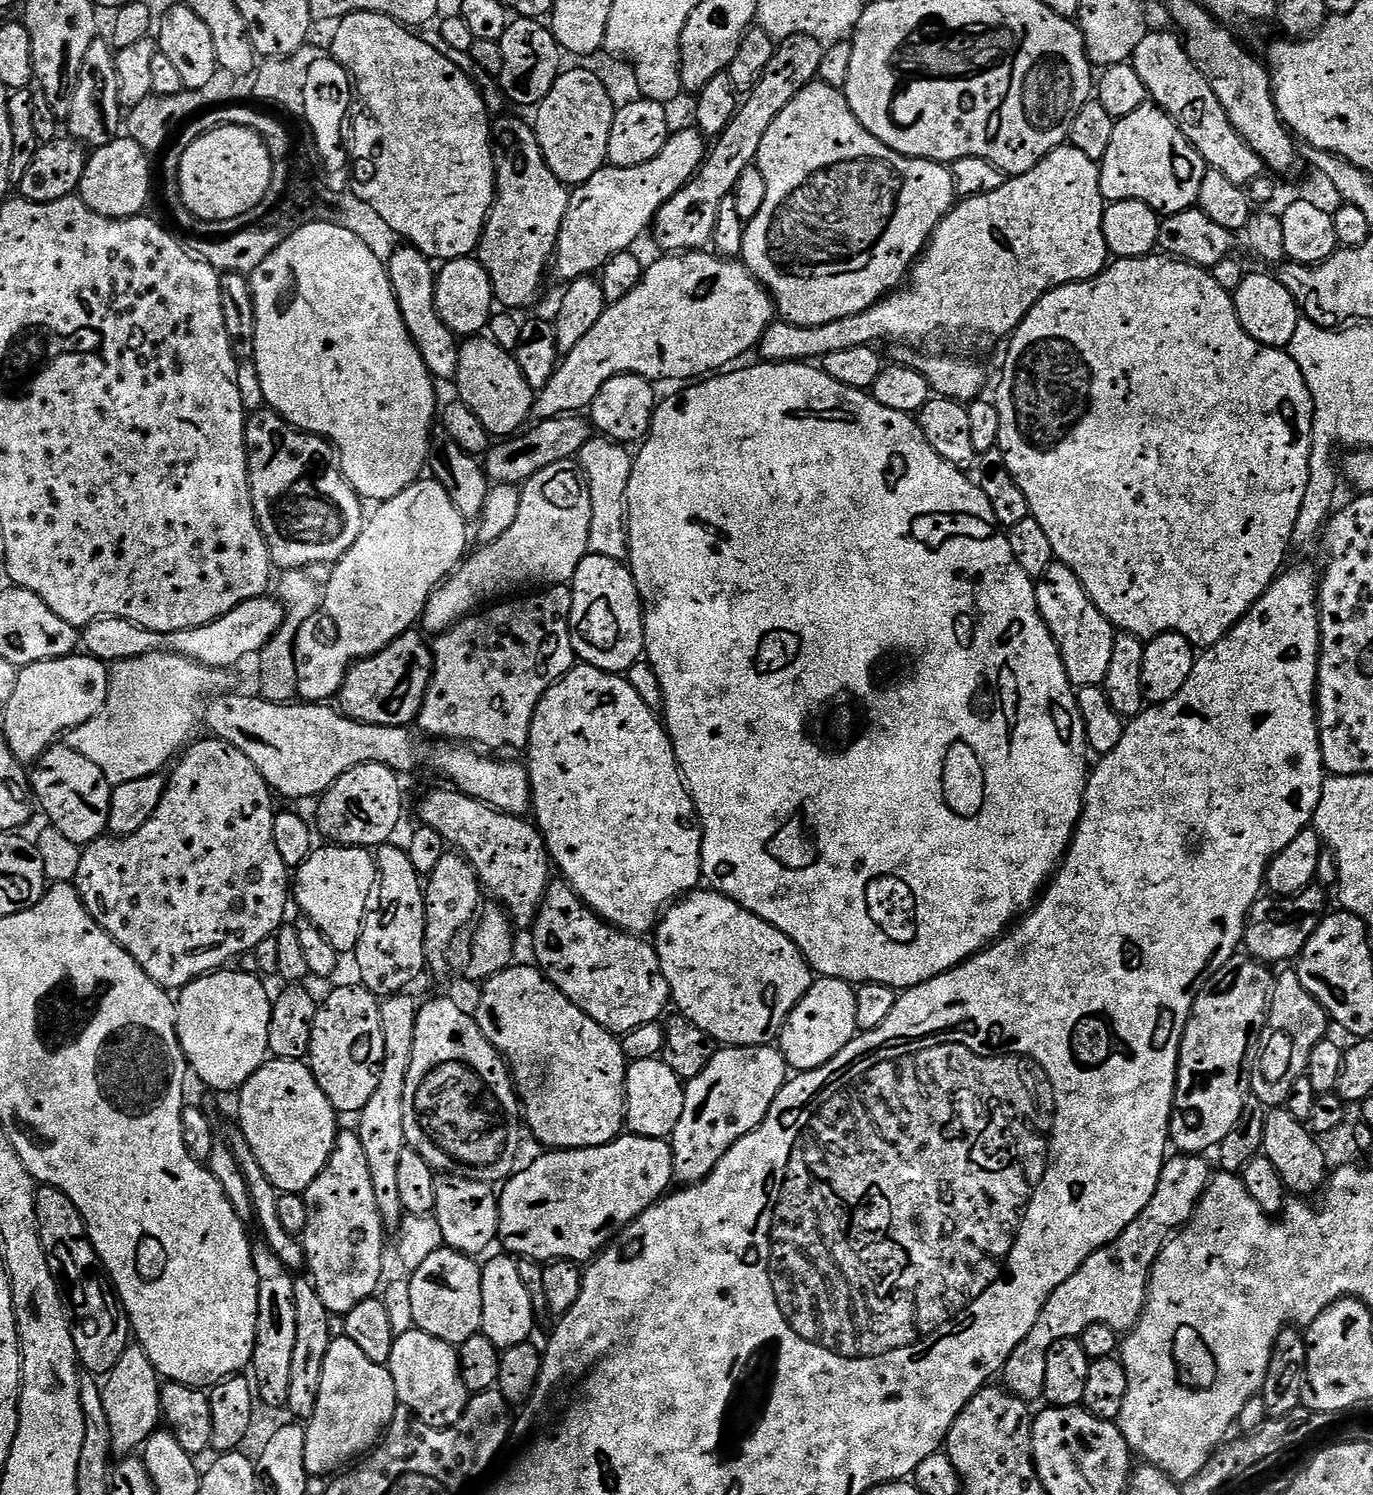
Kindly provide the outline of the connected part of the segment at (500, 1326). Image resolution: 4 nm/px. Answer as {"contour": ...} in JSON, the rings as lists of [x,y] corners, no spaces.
{"contour":[[[499,1254],[481,1267],[482,1274],[482,1326],[480,1332],[498,1349],[529,1343],[532,1327],[536,1324],[538,1309],[532,1304],[530,1290],[522,1282],[520,1265],[511,1255]]]}

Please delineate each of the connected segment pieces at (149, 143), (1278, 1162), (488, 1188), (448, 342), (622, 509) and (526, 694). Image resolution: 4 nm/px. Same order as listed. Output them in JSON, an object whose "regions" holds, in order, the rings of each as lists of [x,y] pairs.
{"regions":[[[[219,69],[214,74],[214,78],[210,78],[210,82],[206,82],[206,86],[201,88],[189,88],[169,96],[150,95],[142,98],[142,102],[135,104],[127,113],[127,139],[138,142],[138,146],[142,146],[142,150],[146,153],[159,153],[173,133],[189,118],[195,117],[213,106],[228,106],[236,101],[247,101],[244,99],[249,99],[252,96],[252,81],[251,75],[235,76],[226,69]]],[[[1287,1107],[1273,1108],[1264,1117],[1264,1147],[1262,1154],[1274,1162],[1278,1174],[1282,1174],[1282,1182],[1289,1193],[1300,1198],[1312,1198],[1312,1196],[1325,1187],[1330,1175],[1328,1168],[1328,1156],[1311,1128],[1305,1121],[1294,1118],[1294,1114],[1288,1112]]],[[[440,1174],[436,1178],[436,1211],[434,1217],[438,1222],[438,1226],[442,1228],[442,1238],[444,1239],[445,1245],[447,1247],[453,1248],[455,1252],[464,1252],[467,1256],[473,1258],[479,1257],[479,1252],[484,1252],[493,1243],[497,1243],[498,1237],[500,1235],[500,1197],[498,1195],[497,1189],[491,1184],[484,1184],[481,1180],[471,1180],[465,1176],[453,1176],[451,1174]]],[[[403,247],[398,249],[392,257],[387,257],[386,267],[392,289],[396,292],[400,313],[406,322],[406,330],[412,335],[416,349],[422,354],[422,362],[426,362],[428,371],[433,377],[440,382],[455,381],[461,341],[455,332],[445,326],[436,309],[437,269],[433,261],[421,254],[417,248]]],[[[599,434],[593,435],[586,446],[582,446],[578,461],[588,479],[593,506],[588,544],[591,555],[621,562],[628,559],[628,487],[633,459],[633,453],[625,445]]],[[[555,586],[537,592],[540,592],[537,596],[528,596],[525,600],[512,600],[509,604],[493,603],[457,621],[452,628],[435,637],[431,645],[432,681],[428,683],[428,693],[418,717],[421,733],[449,742],[471,742],[488,750],[527,749],[538,702],[546,690],[557,684],[578,660],[572,645],[571,587]]]]}

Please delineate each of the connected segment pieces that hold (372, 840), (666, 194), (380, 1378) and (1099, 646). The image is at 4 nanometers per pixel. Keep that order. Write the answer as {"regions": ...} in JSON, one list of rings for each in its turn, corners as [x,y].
{"regions":[[[[385,764],[354,766],[339,776],[323,796],[319,797],[320,809],[316,812],[315,827],[325,836],[325,841],[336,846],[375,850],[389,843],[400,824],[404,812],[404,792],[400,789],[401,777]]],[[[689,126],[681,132],[673,131],[668,137],[666,146],[650,158],[650,162],[642,162],[642,166],[630,166],[629,168],[614,168],[605,166],[592,175],[584,184],[577,184],[571,189],[568,198],[566,218],[562,218],[562,226],[556,243],[556,255],[554,257],[554,276],[563,282],[577,280],[580,276],[590,276],[599,273],[604,263],[614,254],[627,252],[633,247],[632,243],[653,227],[658,210],[674,194],[678,194],[680,188],[685,188],[692,181],[693,176],[700,171],[700,165],[706,159],[706,137],[699,128]]],[[[337,1335],[330,1350],[326,1350],[322,1386],[318,1386],[318,1406],[314,1406],[312,1419],[307,1421],[304,1430],[308,1475],[327,1477],[328,1472],[339,1473],[375,1448],[388,1431],[397,1407],[394,1378],[388,1367],[372,1362],[348,1336]]],[[[1053,562],[1050,570],[1046,570],[1046,574],[1035,581],[1035,585],[1038,610],[1062,654],[1070,682],[1077,689],[1101,687],[1106,678],[1106,670],[1110,670],[1117,629],[1101,614],[1098,606],[1094,606],[1074,570],[1065,564]]]]}

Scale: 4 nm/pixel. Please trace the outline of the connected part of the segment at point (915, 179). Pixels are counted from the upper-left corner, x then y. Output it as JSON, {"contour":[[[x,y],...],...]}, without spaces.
{"contour":[[[813,82],[805,86],[802,91],[790,102],[790,106],[786,106],[786,110],[782,110],[782,114],[778,114],[778,118],[774,118],[774,122],[770,122],[770,130],[766,130],[766,134],[762,137],[762,146],[758,146],[758,154],[756,155],[755,167],[762,170],[762,178],[766,178],[766,202],[762,202],[762,210],[758,210],[758,214],[753,220],[747,221],[744,229],[744,241],[742,242],[742,250],[740,256],[742,257],[742,263],[761,284],[767,288],[768,293],[772,295],[773,301],[776,306],[776,311],[787,323],[797,324],[803,328],[817,328],[823,324],[829,324],[830,322],[838,322],[842,318],[850,318],[856,316],[859,312],[865,312],[867,308],[874,307],[885,296],[897,291],[907,281],[912,265],[916,263],[920,258],[921,252],[928,246],[928,241],[932,239],[934,230],[942,222],[942,218],[946,218],[946,214],[951,212],[954,205],[957,203],[958,197],[956,195],[956,187],[954,186],[954,178],[952,177],[951,167],[938,164],[935,160],[918,160],[914,156],[903,156],[898,154],[890,146],[886,146],[882,142],[878,142],[878,138],[874,138],[874,134],[870,134],[863,126],[858,122],[858,118],[850,110],[848,100],[844,97],[843,91],[829,84],[823,82]]]}

